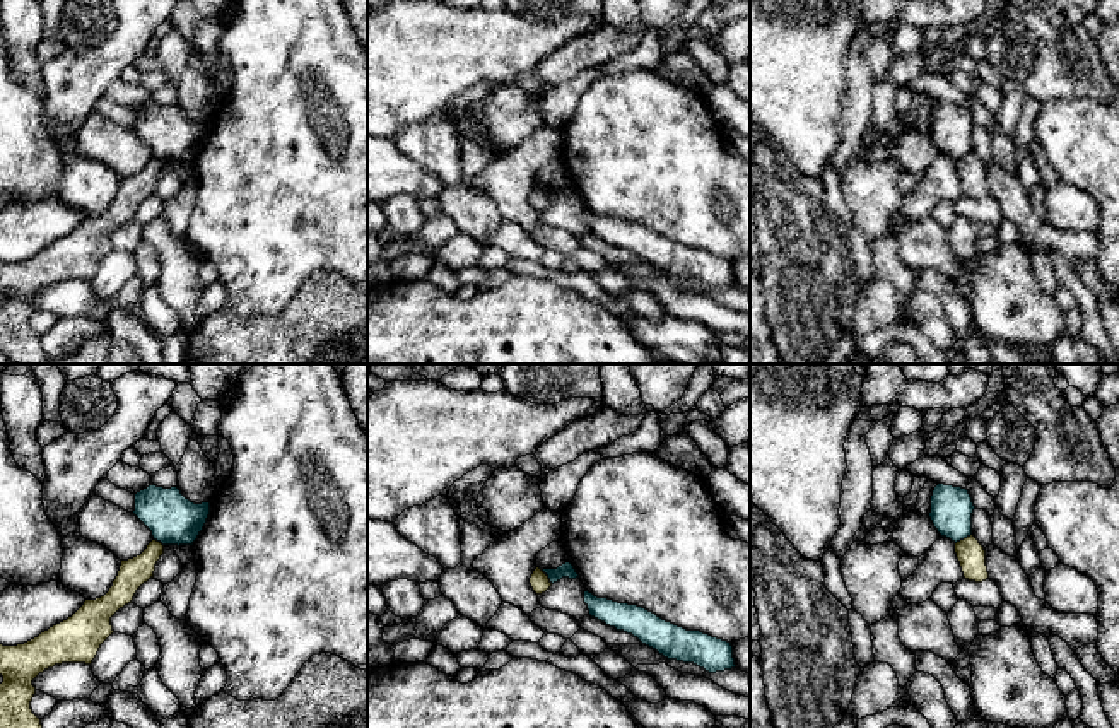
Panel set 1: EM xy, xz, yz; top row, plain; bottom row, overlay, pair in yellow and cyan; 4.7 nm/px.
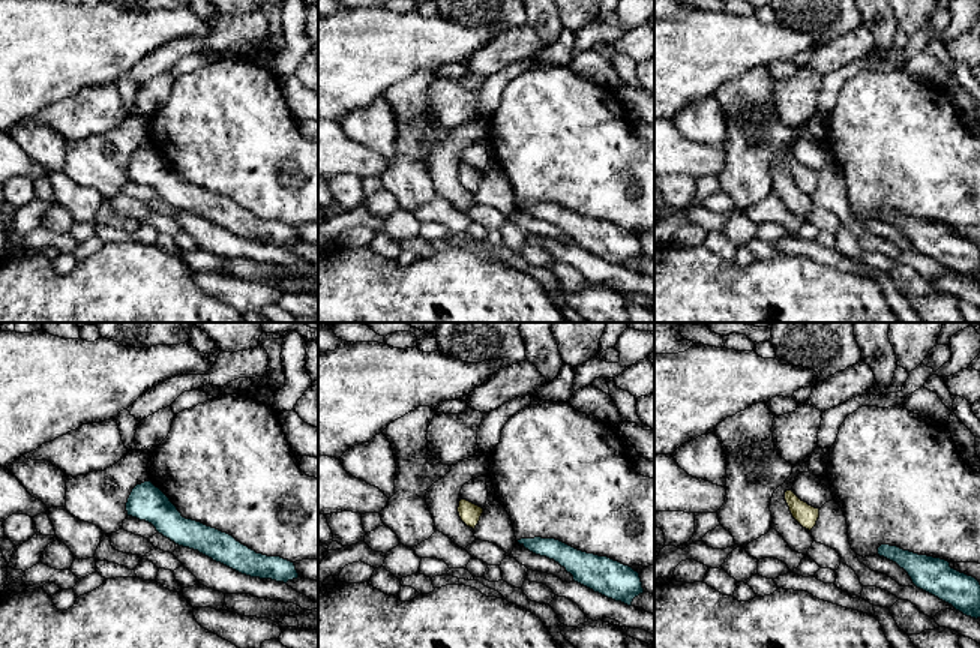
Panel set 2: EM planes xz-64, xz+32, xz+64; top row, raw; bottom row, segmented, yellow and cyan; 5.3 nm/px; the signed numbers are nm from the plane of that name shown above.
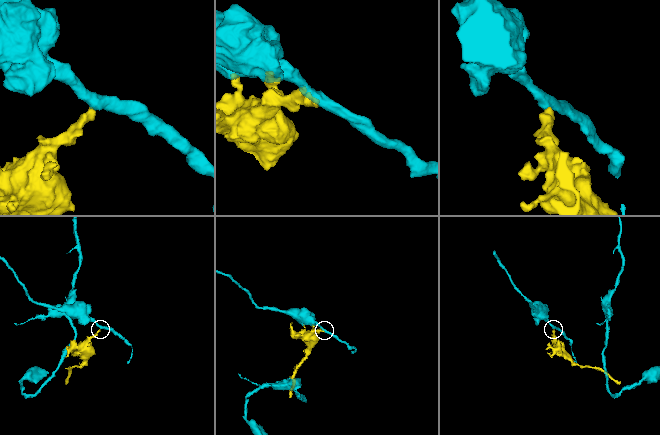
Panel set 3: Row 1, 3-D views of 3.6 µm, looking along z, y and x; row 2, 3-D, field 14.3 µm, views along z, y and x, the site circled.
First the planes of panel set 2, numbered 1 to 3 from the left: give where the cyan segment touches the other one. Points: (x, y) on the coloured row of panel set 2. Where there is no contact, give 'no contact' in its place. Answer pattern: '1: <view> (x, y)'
1: no contact
2: no contact
3: no contact

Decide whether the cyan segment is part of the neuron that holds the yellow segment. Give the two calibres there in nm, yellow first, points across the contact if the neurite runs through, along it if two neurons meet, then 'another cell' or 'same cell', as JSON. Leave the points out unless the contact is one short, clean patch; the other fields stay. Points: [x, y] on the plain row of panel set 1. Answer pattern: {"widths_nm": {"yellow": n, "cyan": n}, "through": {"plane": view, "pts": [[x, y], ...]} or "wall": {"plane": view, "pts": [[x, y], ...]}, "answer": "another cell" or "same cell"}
{"widths_nm": {"yellow": 140, "cyan": 200}, "wall": {"plane": "yz", "pts": [[971, 151], [955, 161]]}, "answer": "another cell"}

